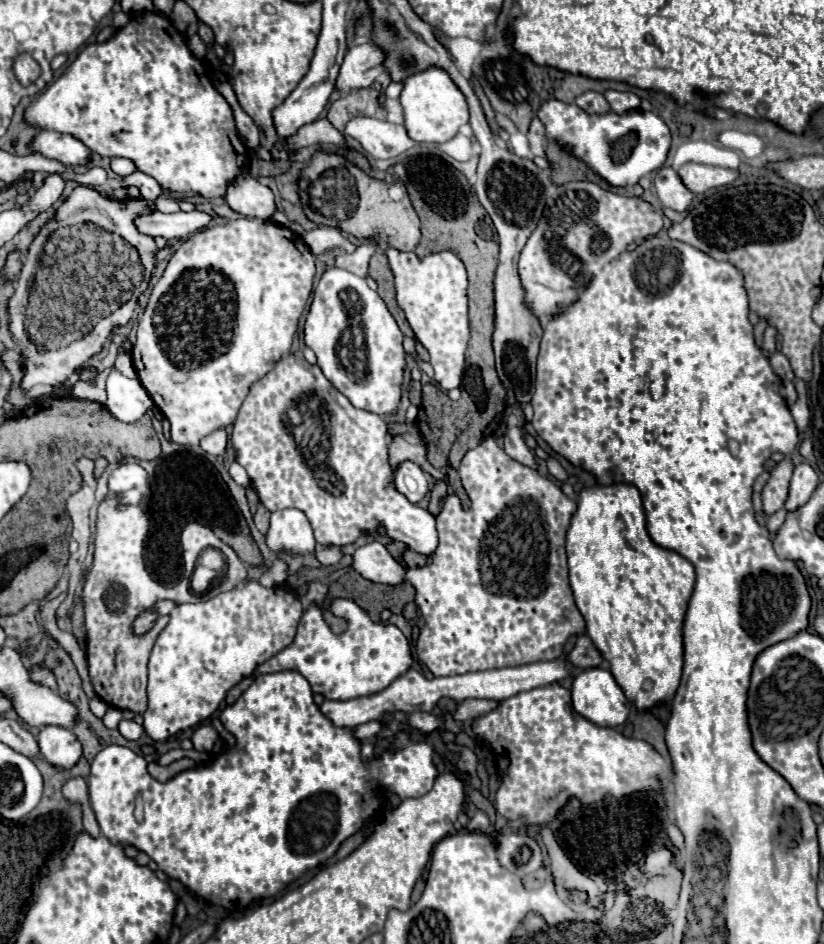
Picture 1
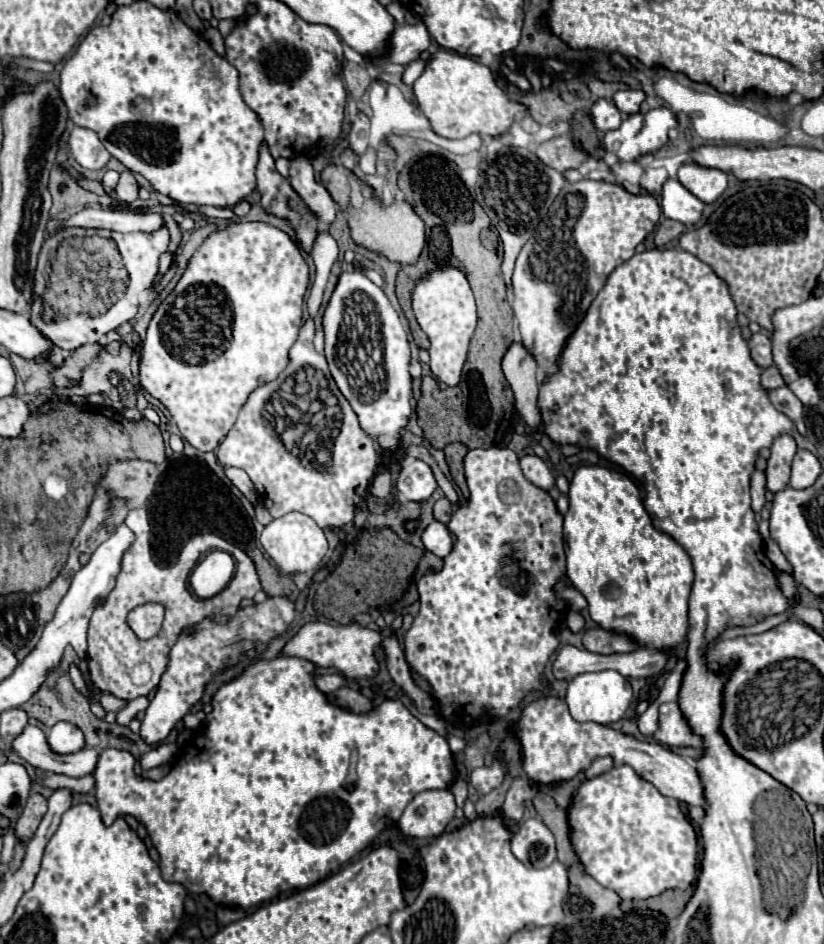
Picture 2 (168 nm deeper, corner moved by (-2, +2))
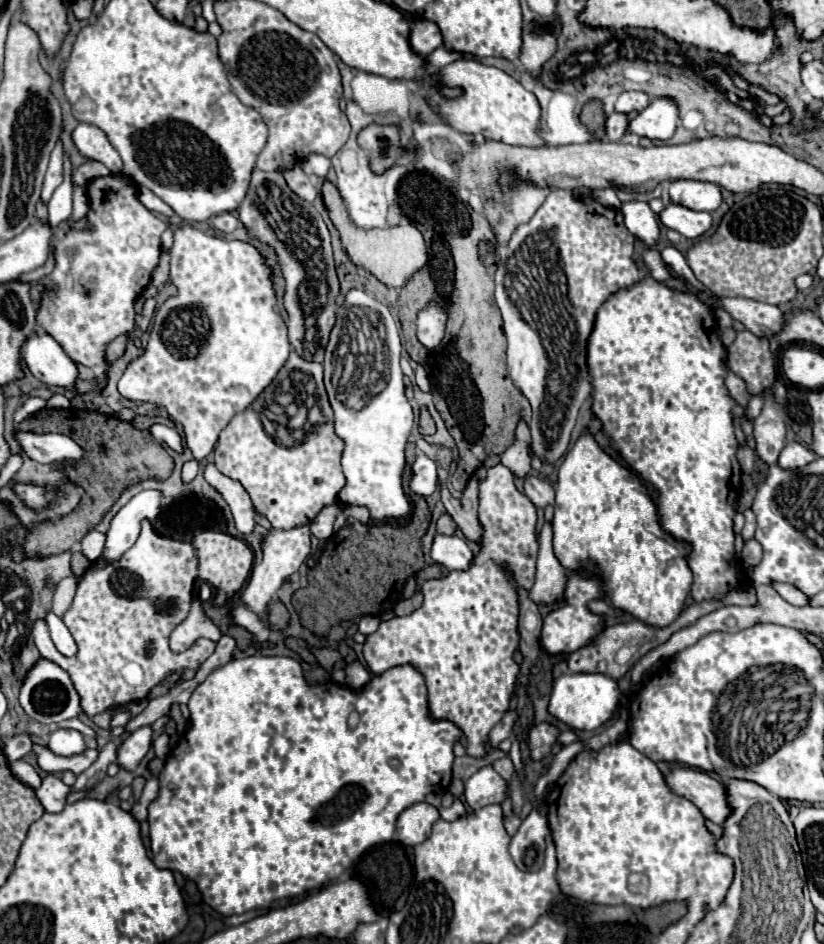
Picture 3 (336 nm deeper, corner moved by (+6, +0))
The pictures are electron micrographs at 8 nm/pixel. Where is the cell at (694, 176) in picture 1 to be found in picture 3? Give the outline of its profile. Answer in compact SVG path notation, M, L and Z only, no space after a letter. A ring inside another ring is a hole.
M672 180L670 182L670 200L686 204L686 208L712 212L720 206L720 188L712 182L700 180Z

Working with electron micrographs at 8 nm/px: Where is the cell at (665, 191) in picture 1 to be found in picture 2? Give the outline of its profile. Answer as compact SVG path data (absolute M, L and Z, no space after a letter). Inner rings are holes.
M666 180L662 190L662 214L670 220L682 222L686 226L696 224L702 218L704 204L690 194L678 180Z

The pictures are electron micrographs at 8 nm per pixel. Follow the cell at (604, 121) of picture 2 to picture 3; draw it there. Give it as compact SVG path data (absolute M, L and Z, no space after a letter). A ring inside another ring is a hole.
M618 112L606 114L606 136L608 136L608 140L612 140L612 142L620 140L626 134L626 124L628 124L626 114L618 114Z

